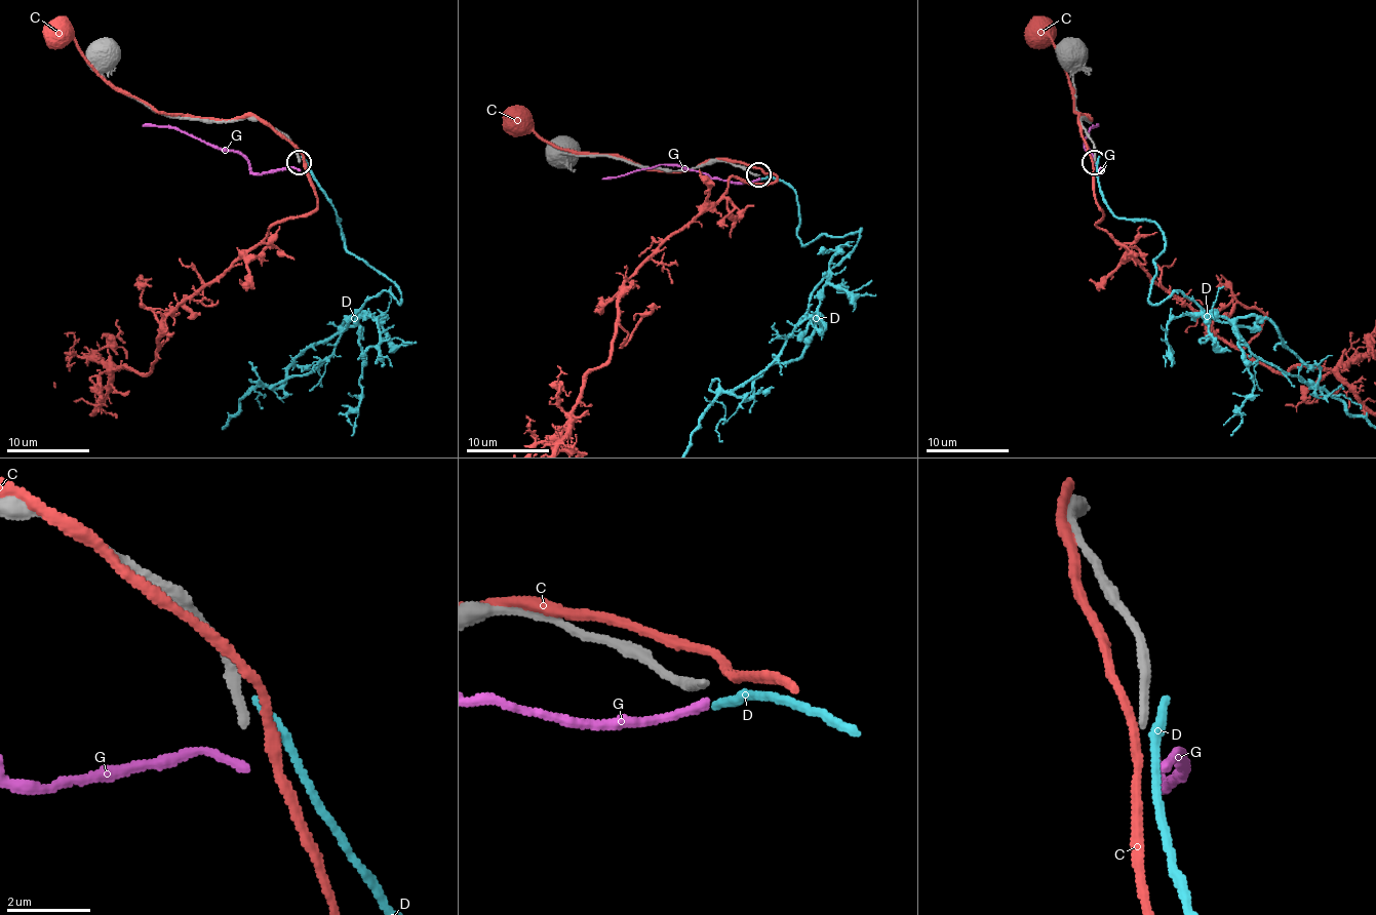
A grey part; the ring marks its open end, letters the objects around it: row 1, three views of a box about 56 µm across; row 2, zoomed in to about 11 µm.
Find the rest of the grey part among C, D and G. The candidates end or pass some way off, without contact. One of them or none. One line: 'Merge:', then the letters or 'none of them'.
Merge: none of them

